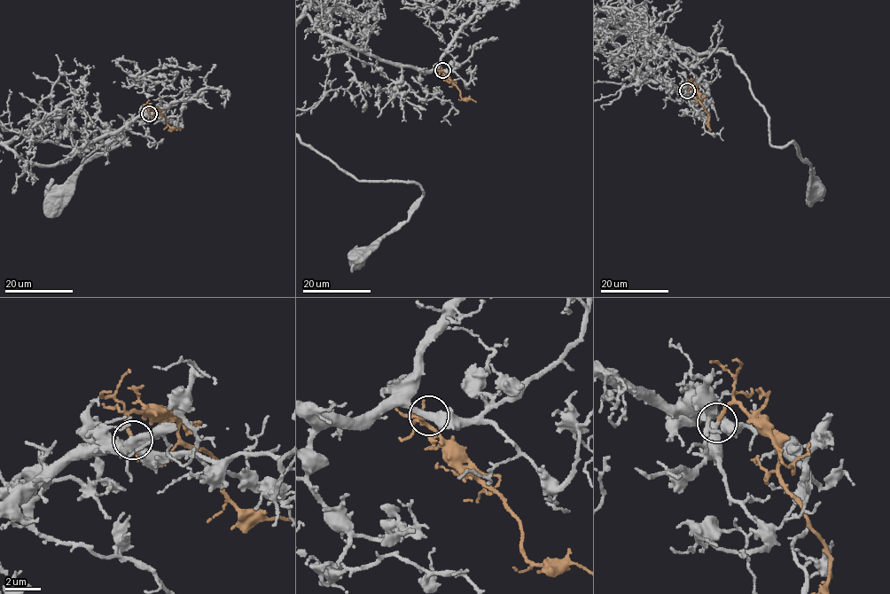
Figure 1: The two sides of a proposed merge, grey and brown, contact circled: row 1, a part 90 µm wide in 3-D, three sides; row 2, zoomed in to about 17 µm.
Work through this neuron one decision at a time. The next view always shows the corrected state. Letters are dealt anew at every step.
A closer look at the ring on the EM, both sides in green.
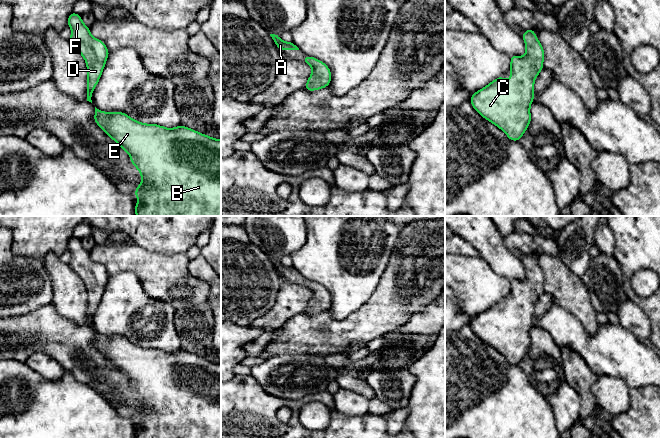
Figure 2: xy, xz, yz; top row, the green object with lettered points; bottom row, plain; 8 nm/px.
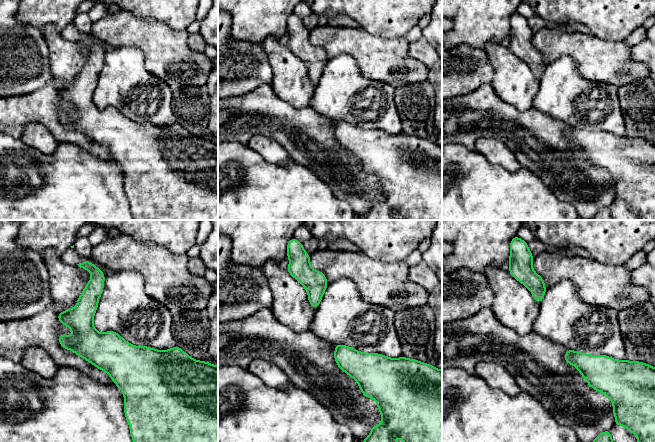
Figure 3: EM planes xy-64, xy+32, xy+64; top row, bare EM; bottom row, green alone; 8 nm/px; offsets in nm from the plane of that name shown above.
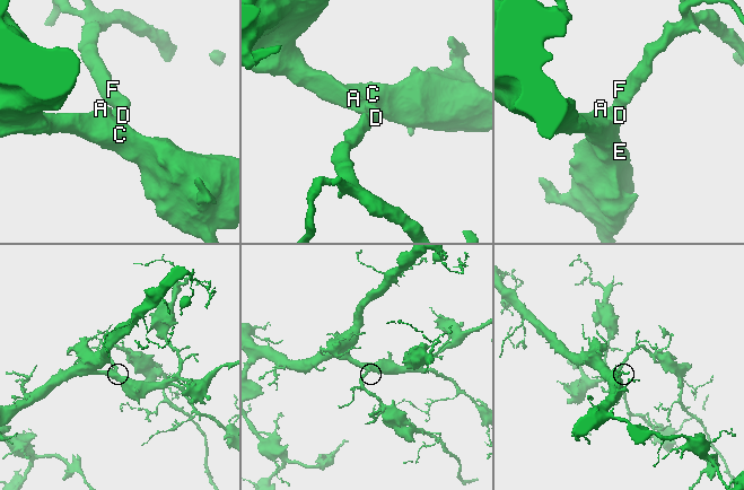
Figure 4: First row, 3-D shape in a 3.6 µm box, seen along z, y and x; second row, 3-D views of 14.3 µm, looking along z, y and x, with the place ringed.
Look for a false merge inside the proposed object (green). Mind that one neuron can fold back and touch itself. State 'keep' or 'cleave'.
keep

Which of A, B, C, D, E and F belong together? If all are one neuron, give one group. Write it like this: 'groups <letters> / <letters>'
groups A B C D E F

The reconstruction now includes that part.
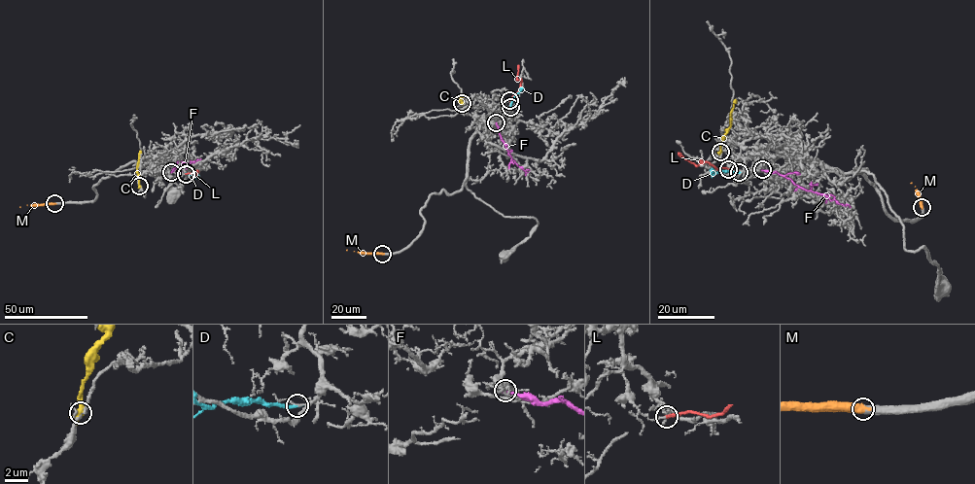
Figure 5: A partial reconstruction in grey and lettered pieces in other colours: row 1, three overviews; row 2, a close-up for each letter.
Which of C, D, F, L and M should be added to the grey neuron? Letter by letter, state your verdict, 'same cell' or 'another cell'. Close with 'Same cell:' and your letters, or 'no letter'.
C: another cell
D: another cell
F: another cell
L: another cell
M: same cell
Same cell: M

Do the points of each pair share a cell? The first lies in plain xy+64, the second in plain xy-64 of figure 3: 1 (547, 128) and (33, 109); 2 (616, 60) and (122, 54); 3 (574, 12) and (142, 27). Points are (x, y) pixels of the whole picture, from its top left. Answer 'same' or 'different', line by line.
1: same
2: different
3: different

